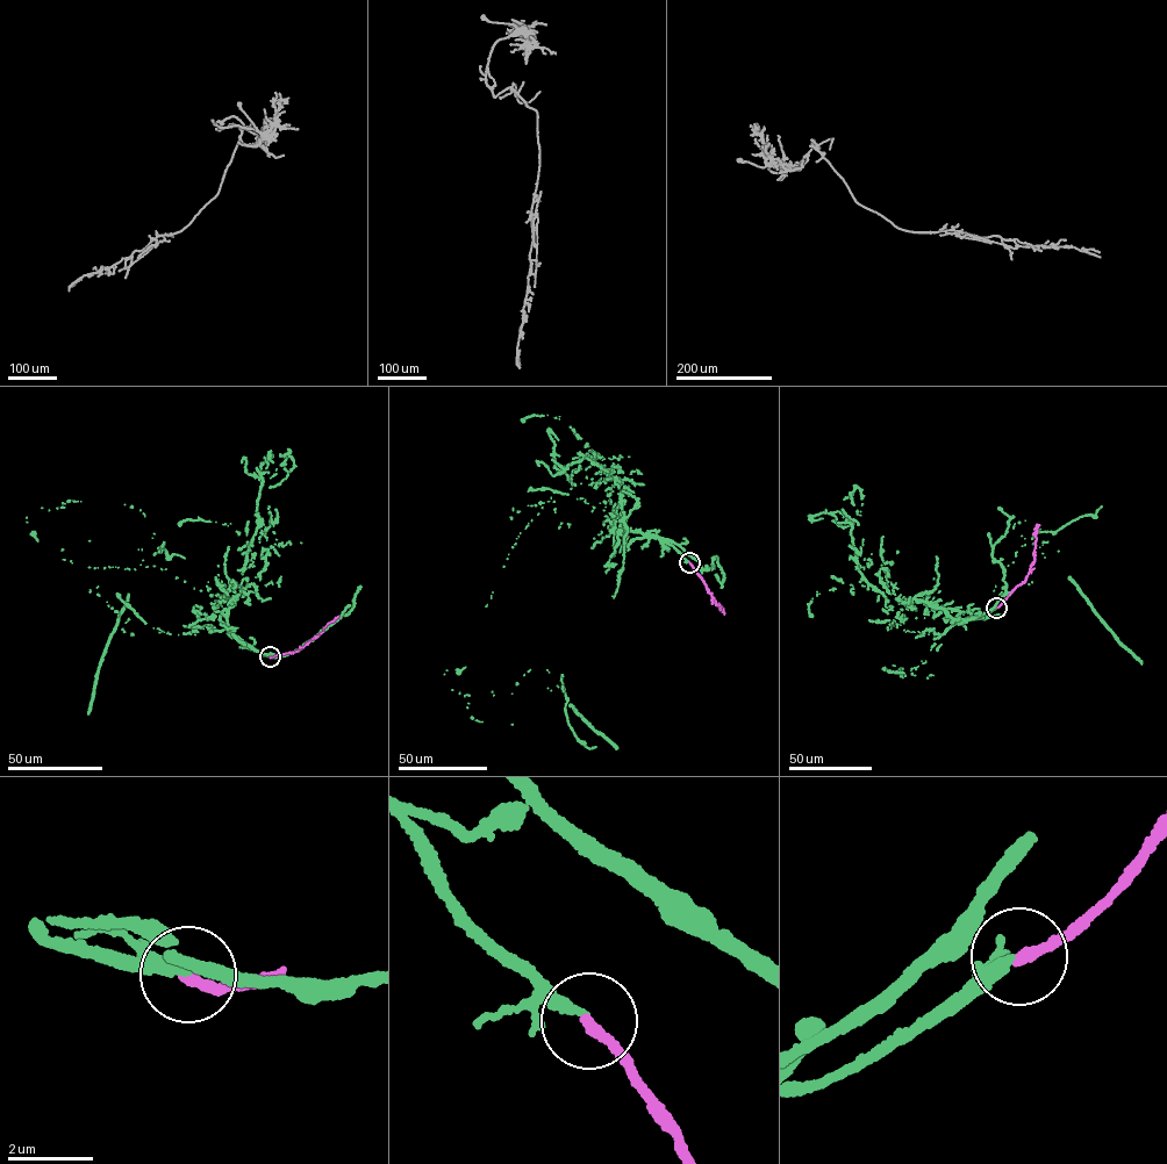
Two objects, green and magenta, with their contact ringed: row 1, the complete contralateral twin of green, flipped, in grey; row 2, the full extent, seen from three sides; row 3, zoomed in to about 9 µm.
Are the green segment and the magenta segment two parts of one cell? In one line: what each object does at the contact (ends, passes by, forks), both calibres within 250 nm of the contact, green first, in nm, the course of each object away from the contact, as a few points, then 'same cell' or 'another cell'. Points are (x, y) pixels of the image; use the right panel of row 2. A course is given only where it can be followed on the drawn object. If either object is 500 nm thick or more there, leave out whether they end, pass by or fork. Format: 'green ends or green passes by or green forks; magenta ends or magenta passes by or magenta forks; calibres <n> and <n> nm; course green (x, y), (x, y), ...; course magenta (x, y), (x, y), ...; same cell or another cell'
green ends; magenta ends; calibres 240 and 260 nm; course green (996, 606), (963, 622), (916, 598), (887, 627), (960, 624), (1040, 529), (1019, 522), (1142, 663); course magenta (997, 606), (1025, 581), (1035, 560), (1035, 534), (1039, 524); same cell

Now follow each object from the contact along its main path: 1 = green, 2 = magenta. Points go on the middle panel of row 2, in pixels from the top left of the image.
1: (689, 562), (586, 478), (520, 533), (444, 674), (481, 721), (530, 669), (563, 675), (617, 748)
2: (689, 562), (724, 615)

